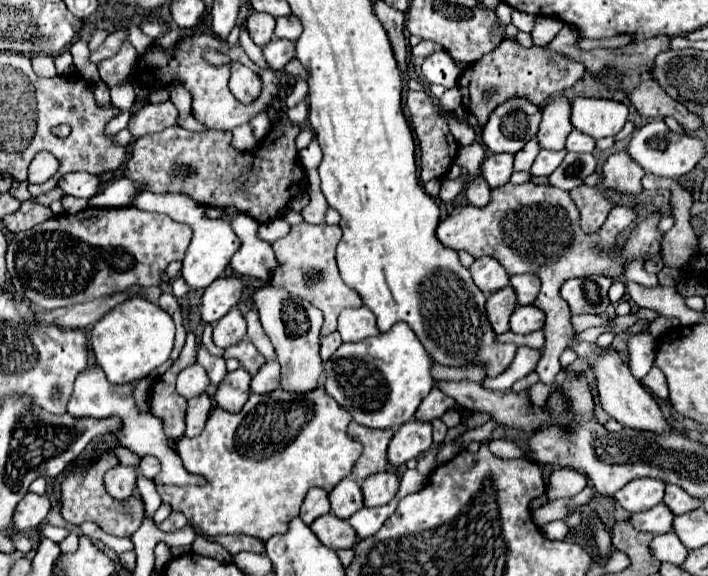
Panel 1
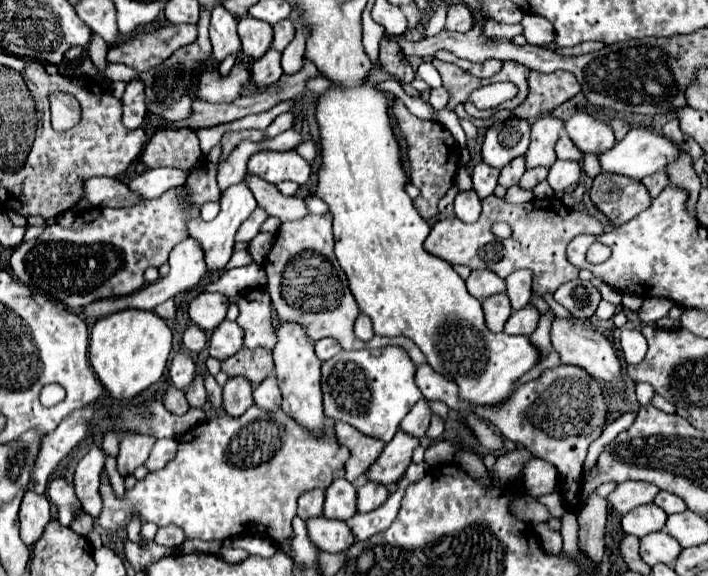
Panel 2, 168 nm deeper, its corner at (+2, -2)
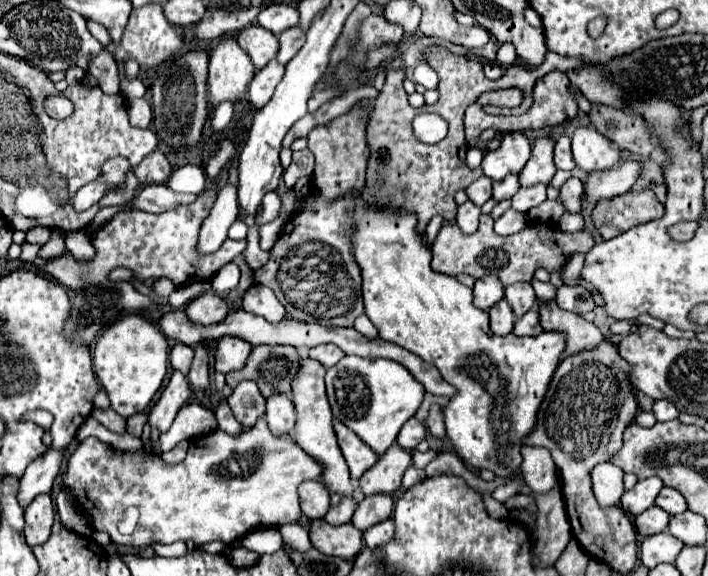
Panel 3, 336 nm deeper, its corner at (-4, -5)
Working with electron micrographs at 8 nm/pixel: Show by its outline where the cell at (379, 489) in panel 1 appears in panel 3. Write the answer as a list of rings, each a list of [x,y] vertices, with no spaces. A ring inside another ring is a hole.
[[[369,495],[357,505],[351,523],[359,531],[365,531],[365,529],[369,529],[369,527],[389,519],[391,513],[393,513],[393,499],[391,499],[391,495]]]

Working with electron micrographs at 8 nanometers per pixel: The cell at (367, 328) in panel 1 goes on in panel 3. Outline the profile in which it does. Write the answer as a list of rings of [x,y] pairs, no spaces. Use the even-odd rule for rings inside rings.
[[[359,315],[359,317],[355,319],[355,323],[353,323],[353,329],[357,329],[359,333],[369,338],[378,337],[378,331],[375,325],[369,321],[367,315]]]

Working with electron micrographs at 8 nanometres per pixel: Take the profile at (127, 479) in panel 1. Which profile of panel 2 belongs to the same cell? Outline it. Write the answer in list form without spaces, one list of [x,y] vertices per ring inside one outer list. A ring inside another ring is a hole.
[[[125,434],[121,440],[121,450],[117,456],[117,470],[119,474],[131,476],[135,472],[135,468],[139,468],[151,450],[151,444],[155,440],[149,436],[139,436],[139,434]]]

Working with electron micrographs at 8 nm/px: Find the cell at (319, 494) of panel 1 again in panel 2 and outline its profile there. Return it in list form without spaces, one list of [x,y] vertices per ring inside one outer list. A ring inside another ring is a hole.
[[[309,490],[305,494],[299,496],[299,508],[297,508],[297,516],[301,520],[309,520],[313,516],[321,516],[323,514],[323,502],[325,502],[325,490]]]

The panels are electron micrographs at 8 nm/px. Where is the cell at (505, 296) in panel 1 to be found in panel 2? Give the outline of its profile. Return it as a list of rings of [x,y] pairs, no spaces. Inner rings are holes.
[[[495,294],[487,300],[483,300],[483,312],[485,312],[485,322],[489,326],[491,332],[503,332],[507,318],[511,316],[511,304],[509,304],[509,296],[503,294]]]

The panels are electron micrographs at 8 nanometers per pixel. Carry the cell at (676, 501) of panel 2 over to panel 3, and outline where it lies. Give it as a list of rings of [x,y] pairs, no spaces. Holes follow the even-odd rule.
[[[663,487],[661,493],[657,495],[657,501],[655,501],[661,509],[665,509],[669,515],[677,515],[677,513],[683,513],[687,509],[687,503],[683,499],[681,493],[677,493],[675,489],[669,489],[669,487]]]

